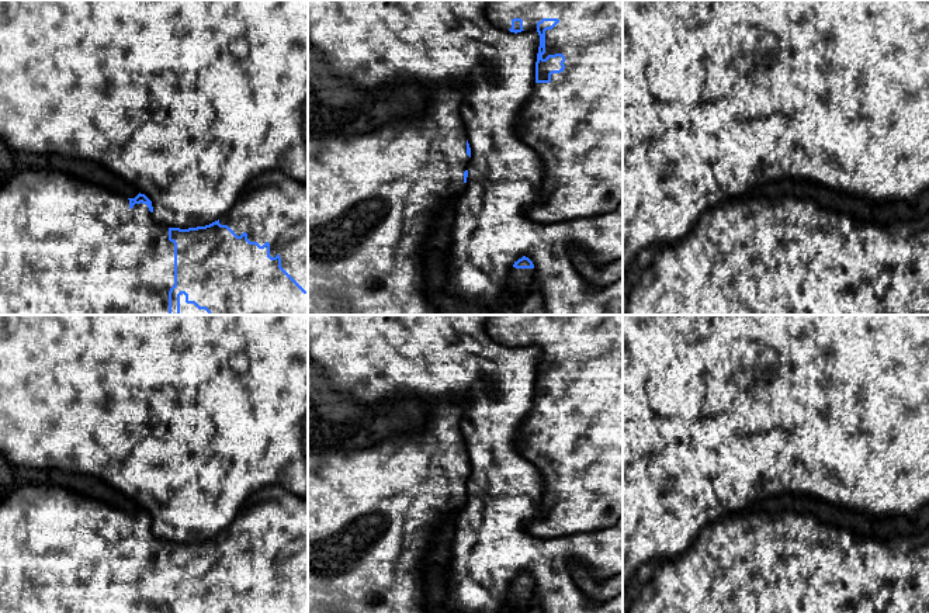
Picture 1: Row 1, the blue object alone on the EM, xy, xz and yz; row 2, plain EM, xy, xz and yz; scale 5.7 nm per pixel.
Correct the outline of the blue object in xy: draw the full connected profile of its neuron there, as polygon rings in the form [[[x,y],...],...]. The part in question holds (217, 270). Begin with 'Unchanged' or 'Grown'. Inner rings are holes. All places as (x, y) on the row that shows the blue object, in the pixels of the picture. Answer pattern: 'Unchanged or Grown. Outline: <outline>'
Grown. Outline: [[[11,164],[6,179],[0,186],[0,315],[308,315],[308,186],[297,181],[291,176],[278,172],[264,172],[246,184],[233,207],[218,221],[197,228],[180,229],[169,228],[153,219],[152,201],[145,194],[128,198],[114,190],[98,186],[73,176],[53,164],[42,172],[24,172]]]

